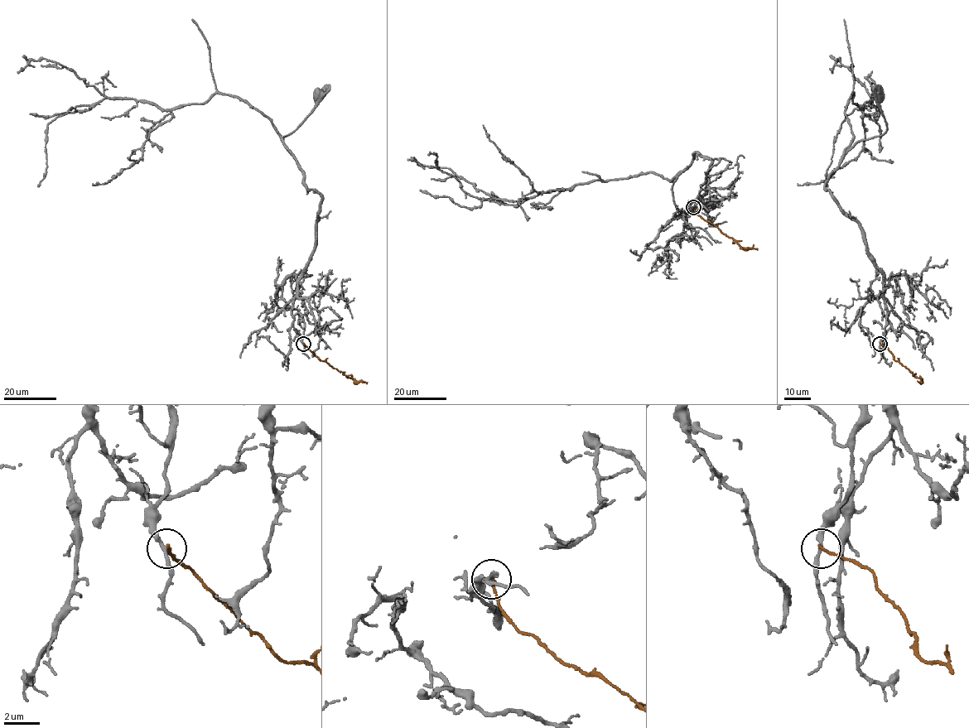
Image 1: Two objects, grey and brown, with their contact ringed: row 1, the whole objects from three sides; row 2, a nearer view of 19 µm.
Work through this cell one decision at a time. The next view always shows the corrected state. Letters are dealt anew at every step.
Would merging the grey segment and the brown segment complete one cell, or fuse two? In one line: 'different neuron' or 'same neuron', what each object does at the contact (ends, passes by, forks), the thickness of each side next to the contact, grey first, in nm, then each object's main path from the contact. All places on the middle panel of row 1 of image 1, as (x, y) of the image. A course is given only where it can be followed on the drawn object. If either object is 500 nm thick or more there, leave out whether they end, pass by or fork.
different neuron; grey passes by; brown ends; calibres 200 and 150 nm; course grey (694, 207), (682, 215), (706, 194), (711, 162), (695, 152), (672, 184), (675, 205), (687, 214), (707, 206); course brown (694, 207), (697, 215), (715, 225), (744, 249), (757, 250)

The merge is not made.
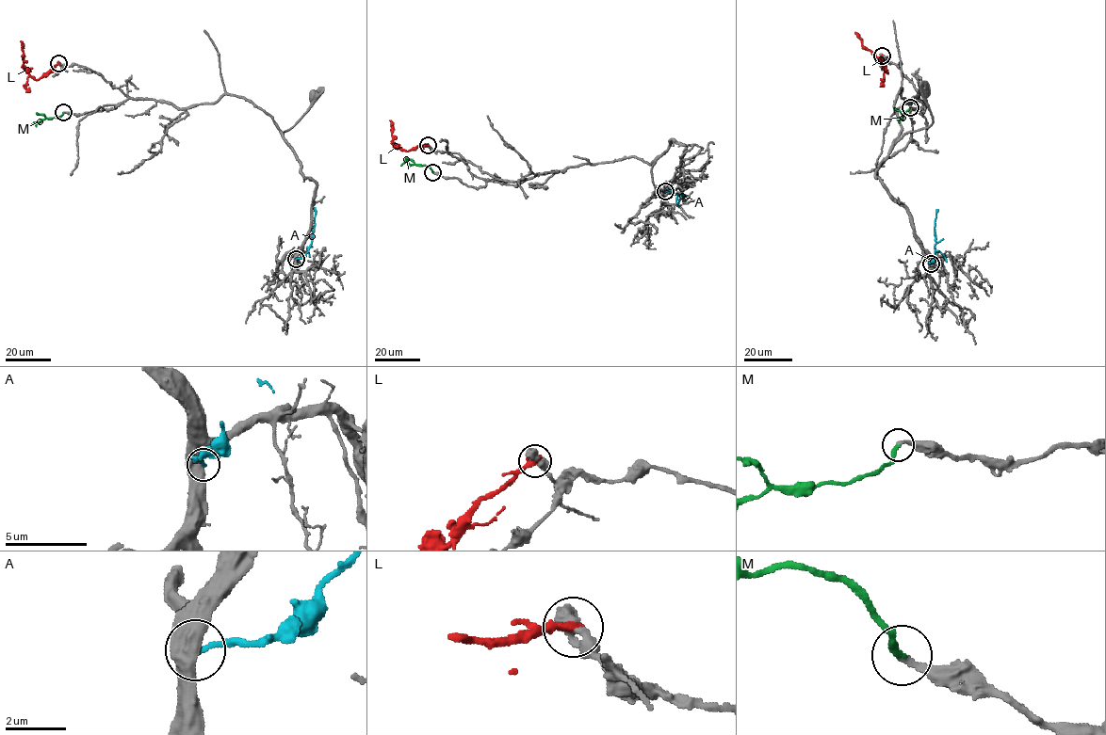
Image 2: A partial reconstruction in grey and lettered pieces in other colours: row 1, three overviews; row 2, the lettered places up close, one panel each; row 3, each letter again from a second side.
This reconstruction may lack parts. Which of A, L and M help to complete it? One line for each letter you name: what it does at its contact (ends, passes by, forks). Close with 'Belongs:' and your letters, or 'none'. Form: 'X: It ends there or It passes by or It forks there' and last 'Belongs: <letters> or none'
M: It ends there
Belongs: M

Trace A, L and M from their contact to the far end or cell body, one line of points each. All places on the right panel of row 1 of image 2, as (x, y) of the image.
A: (931, 263), (937, 209)
L: (882, 55), (887, 72), (885, 64), (861, 44), (854, 32)
M: (910, 108), (900, 119), (903, 119)

